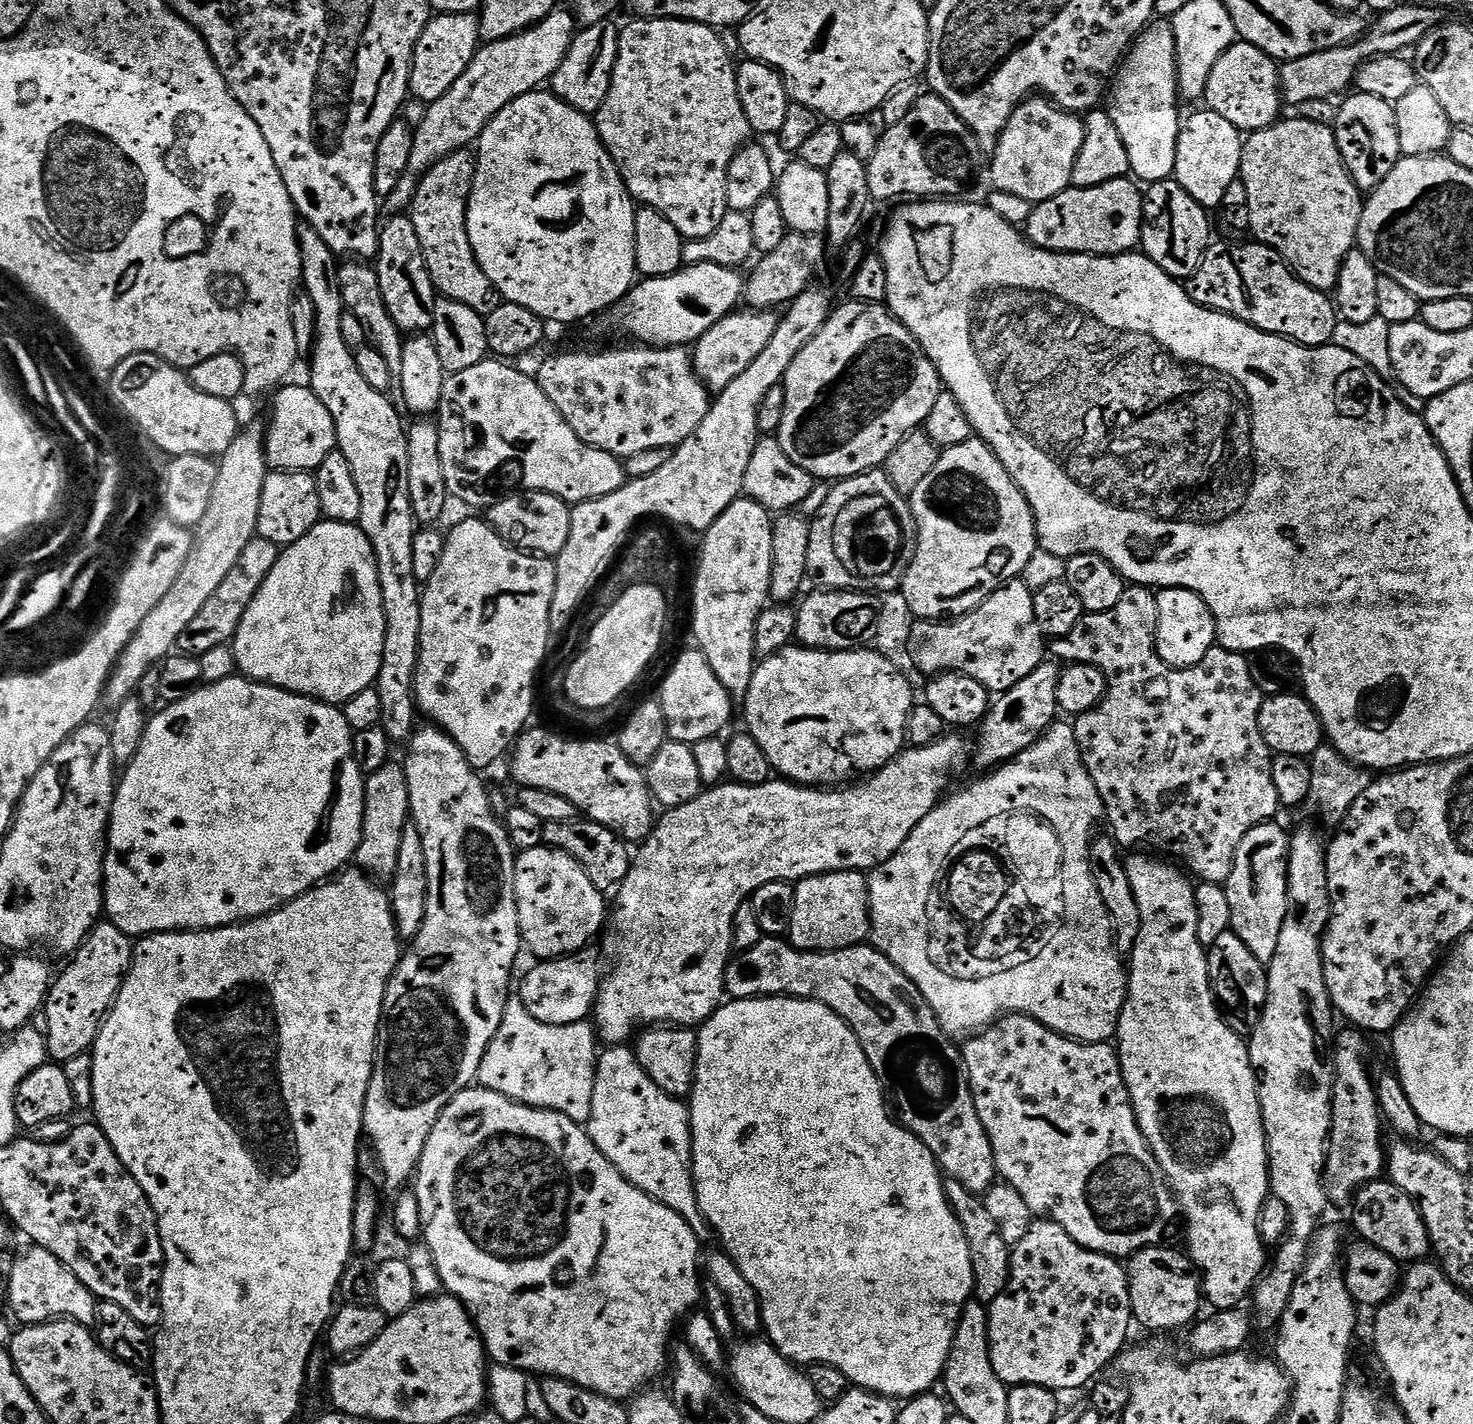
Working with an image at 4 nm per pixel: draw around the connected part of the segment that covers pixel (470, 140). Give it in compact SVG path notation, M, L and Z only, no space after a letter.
M557 10L525 32L505 40L485 43L477 51L476 59L464 71L462 78L458 78L458 82L454 82L454 86L450 86L442 98L427 105L425 121L412 134L414 146L410 152L408 173L389 196L383 197L383 211L392 218L407 213L412 207L412 199L416 197L420 178L450 154L475 145L488 123L495 120L505 106L512 104L514 98L535 93L539 84L547 85L558 66L562 66L577 35L578 21L575 15L571 11Z

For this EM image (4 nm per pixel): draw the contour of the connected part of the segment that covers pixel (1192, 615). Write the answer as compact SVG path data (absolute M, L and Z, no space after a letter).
M1162 588L1156 592L1156 653L1169 668L1193 668L1217 643L1216 623L1202 598L1190 590Z

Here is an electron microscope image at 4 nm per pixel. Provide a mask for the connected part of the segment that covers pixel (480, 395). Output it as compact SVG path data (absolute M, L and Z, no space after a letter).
M489 358L478 362L478 366L470 366L470 370L462 370L458 375L452 374L445 379L444 396L438 411L438 454L442 454L442 470L446 474L449 497L472 508L487 510L492 507L494 498L503 493L500 492L503 488L512 487L512 490L524 494L554 494L575 506L583 500L597 500L606 494L614 494L614 490L621 488L626 482L623 463L608 452L582 443L562 414L558 414L554 402L546 398L539 379L532 377L531 380L526 373L508 364L511 363L500 358Z

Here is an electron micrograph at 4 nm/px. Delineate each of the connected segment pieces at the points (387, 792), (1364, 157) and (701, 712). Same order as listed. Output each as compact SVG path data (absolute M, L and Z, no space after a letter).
M389 762L364 781L364 821L362 822L362 842L356 852L355 863L360 864L359 871L380 882L391 881L394 870L398 870L398 850L402 847L402 834L410 823L410 790L406 782L406 774L399 763Z
M1361 92L1349 95L1344 102L1337 107L1334 125L1338 150L1352 181L1359 186L1361 193L1371 194L1382 182L1386 182L1386 174L1390 174L1402 158L1396 109L1382 98Z
M699 650L684 652L676 660L676 665L668 672L664 685L660 688L658 699L668 727L668 740L677 740L683 744L694 745L702 738L720 736L732 716L734 701L728 691L718 682L710 662Z

